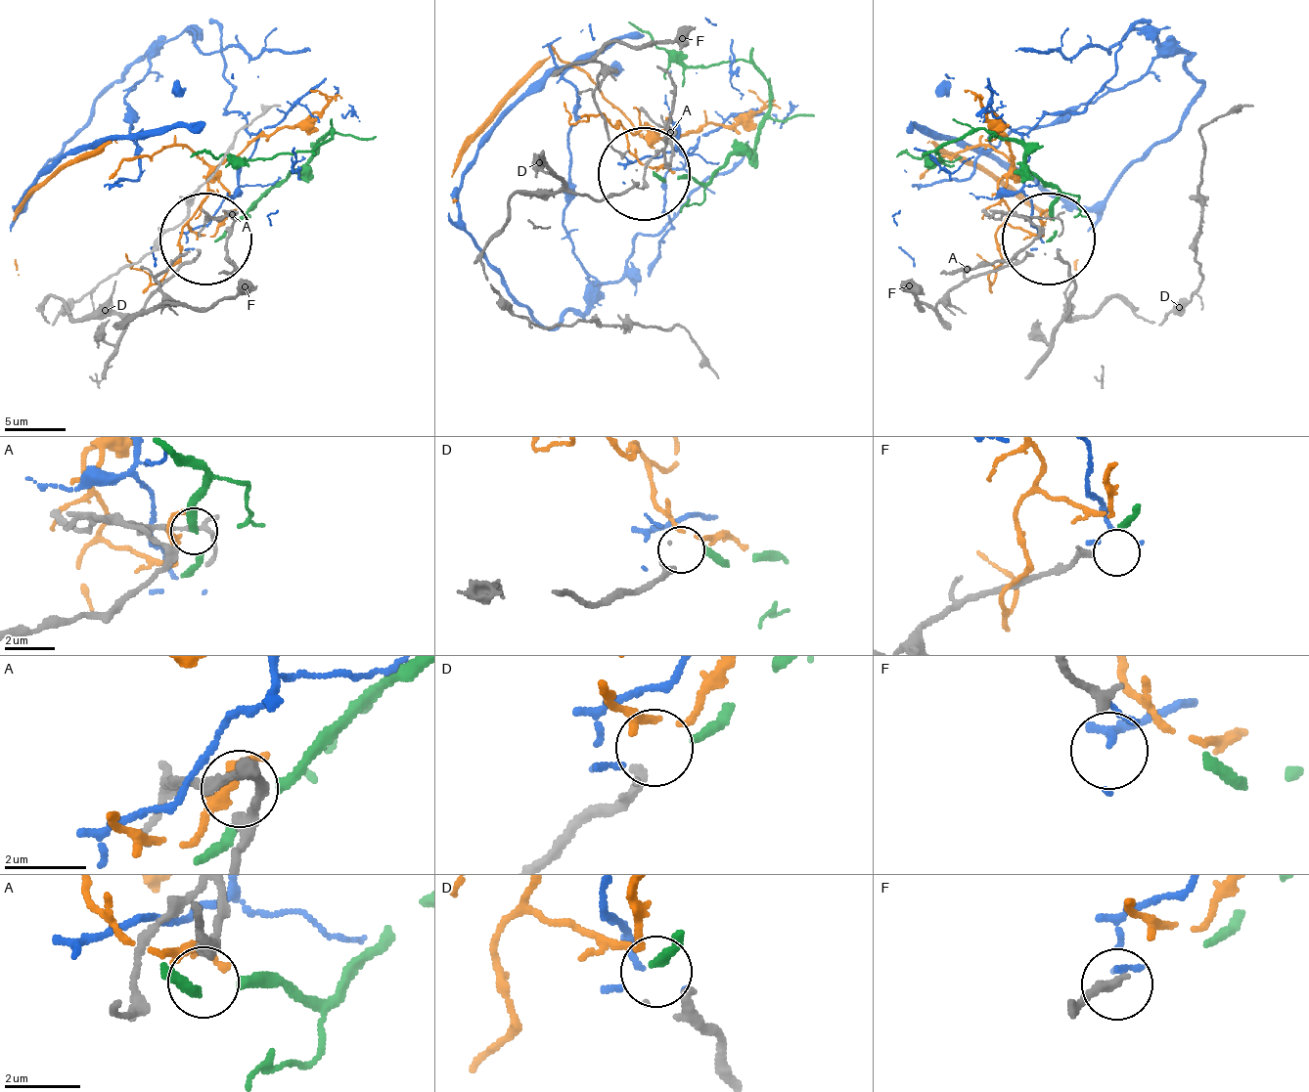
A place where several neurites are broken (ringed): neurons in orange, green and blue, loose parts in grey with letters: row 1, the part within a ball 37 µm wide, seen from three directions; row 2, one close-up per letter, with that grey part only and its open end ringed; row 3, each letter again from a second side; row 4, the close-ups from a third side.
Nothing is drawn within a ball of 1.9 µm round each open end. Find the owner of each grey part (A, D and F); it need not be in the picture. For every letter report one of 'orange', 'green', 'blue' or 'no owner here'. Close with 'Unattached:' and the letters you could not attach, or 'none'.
A: no owner here
D: green
F: no owner here
Unattached: A, F

